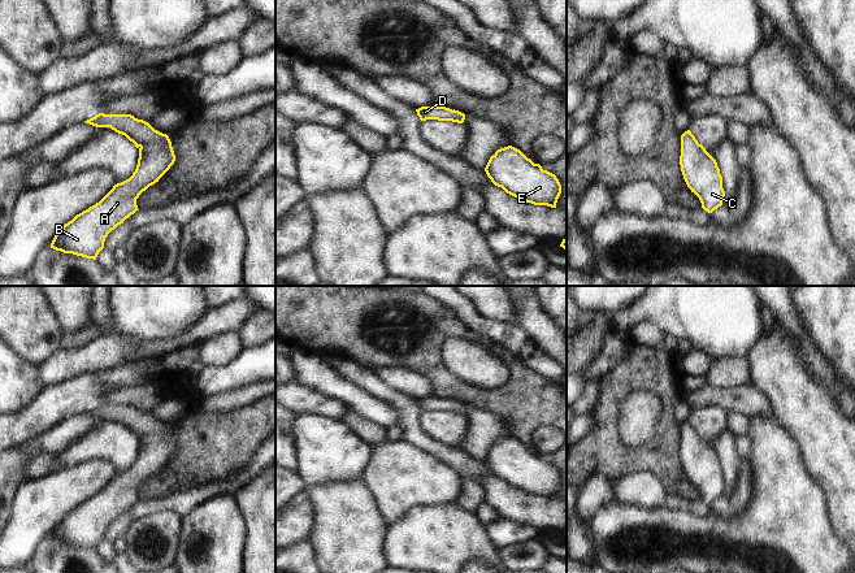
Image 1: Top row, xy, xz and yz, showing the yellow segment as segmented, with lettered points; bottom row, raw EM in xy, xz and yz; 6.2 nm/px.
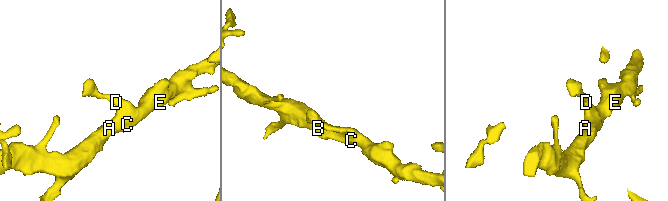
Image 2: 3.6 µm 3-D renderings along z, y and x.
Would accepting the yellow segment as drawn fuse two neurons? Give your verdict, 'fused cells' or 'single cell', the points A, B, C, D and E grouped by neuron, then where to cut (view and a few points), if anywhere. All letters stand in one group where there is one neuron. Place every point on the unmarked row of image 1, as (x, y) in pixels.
single cell; A B C D E; no cut

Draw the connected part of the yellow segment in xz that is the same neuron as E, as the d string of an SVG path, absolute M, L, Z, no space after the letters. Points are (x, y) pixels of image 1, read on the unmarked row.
M512 437L498 440L490 448L485 463L491 473L507 485L534 496L556 499L561 485L559 470L520 440Z

